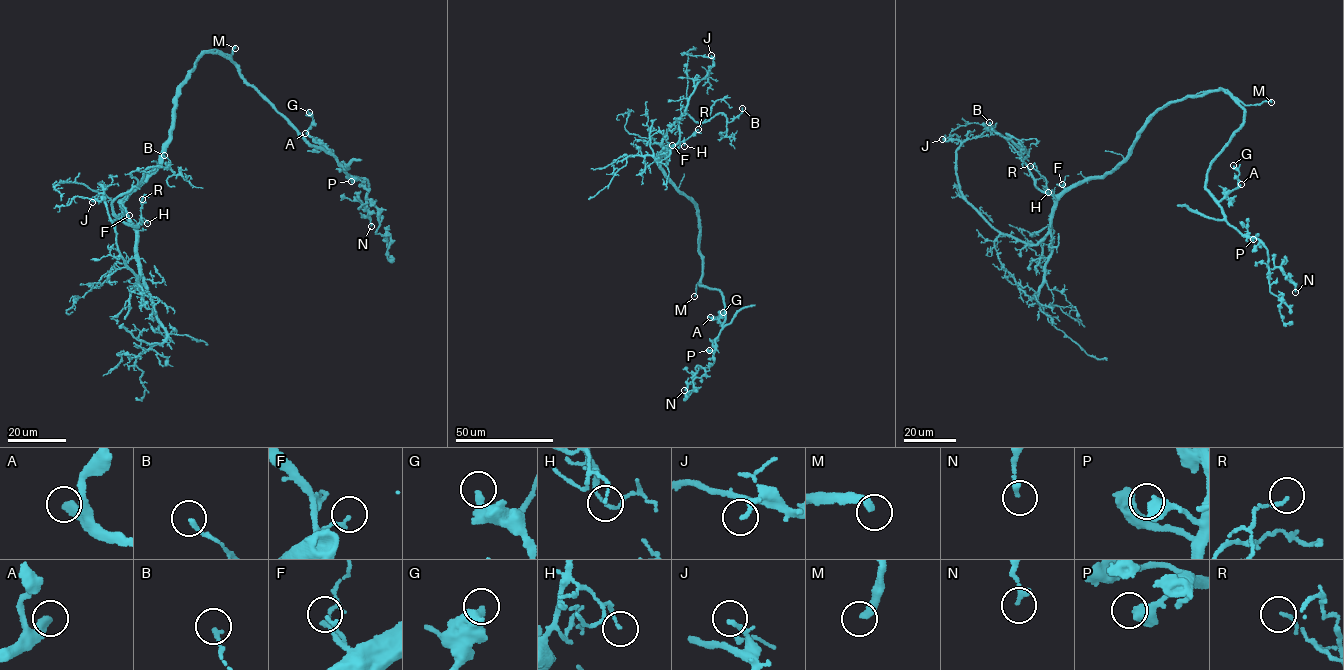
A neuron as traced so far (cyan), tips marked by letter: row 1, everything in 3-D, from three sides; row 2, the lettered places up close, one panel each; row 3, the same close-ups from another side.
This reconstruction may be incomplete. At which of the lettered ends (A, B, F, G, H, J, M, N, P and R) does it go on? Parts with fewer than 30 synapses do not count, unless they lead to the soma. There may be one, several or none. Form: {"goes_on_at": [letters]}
{"goes_on_at": ["A", "M"]}

